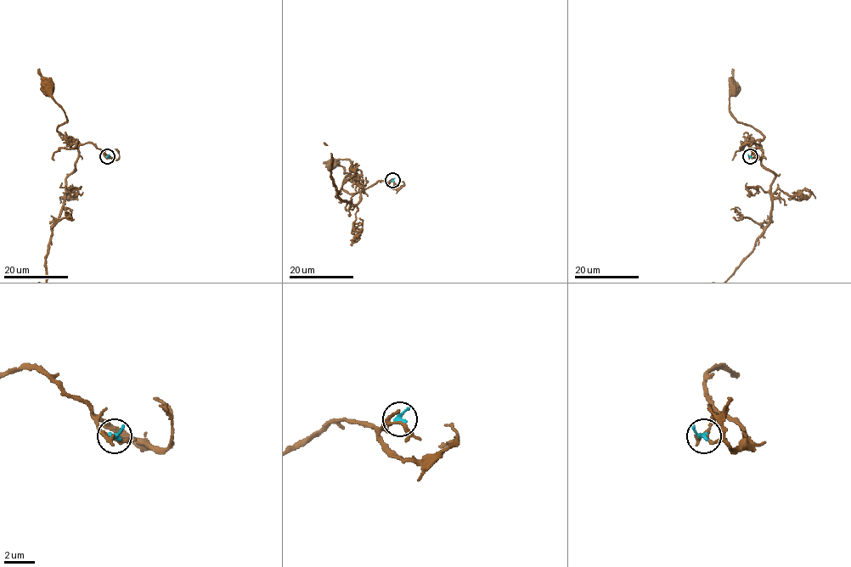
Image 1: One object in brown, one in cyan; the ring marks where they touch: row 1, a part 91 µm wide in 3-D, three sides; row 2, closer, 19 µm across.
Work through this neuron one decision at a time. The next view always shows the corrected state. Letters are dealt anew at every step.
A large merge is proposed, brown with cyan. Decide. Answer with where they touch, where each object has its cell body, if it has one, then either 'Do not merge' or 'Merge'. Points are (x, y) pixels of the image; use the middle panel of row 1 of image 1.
Place: (392, 180). Soma of brown: (333, 164). Soma of cyan: none. Merge

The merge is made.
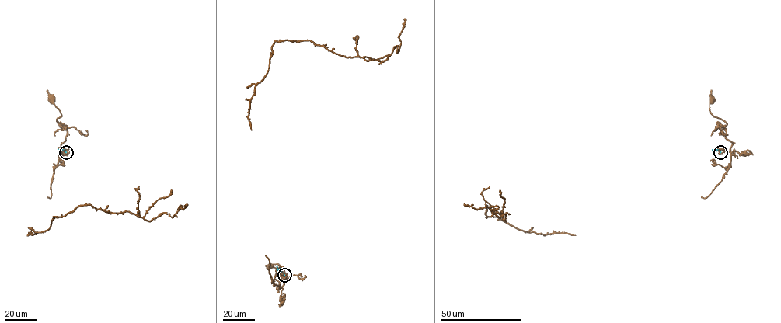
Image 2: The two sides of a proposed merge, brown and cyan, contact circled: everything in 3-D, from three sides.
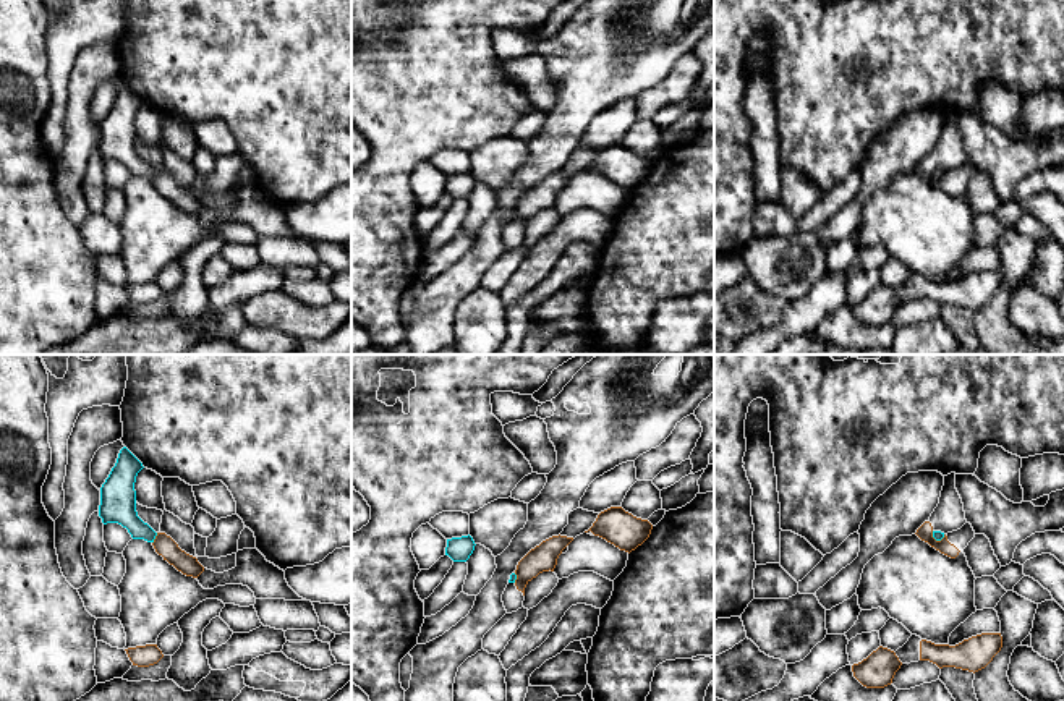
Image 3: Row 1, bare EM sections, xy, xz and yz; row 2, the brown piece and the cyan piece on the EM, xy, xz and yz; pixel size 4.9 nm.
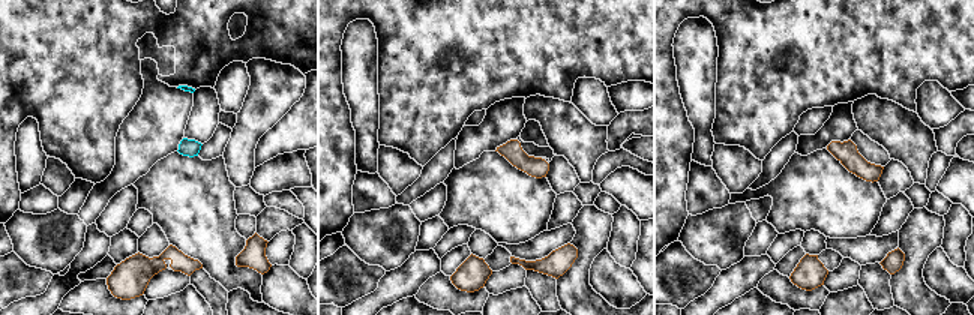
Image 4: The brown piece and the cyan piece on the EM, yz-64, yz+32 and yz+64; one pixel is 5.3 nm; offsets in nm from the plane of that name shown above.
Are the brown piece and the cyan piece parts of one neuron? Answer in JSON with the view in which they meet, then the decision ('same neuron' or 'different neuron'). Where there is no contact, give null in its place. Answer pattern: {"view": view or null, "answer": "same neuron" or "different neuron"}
{"view": "xy", "answer": "same neuron"}

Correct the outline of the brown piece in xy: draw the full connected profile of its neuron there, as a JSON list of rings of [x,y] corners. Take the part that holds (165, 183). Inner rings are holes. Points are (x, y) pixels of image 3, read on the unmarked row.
[[[123,84],[109,115],[100,125],[99,154],[102,160],[118,160],[133,176],[151,180],[159,193],[186,214],[198,215],[204,204],[165,170],[155,170],[136,149],[134,120],[143,100]]]

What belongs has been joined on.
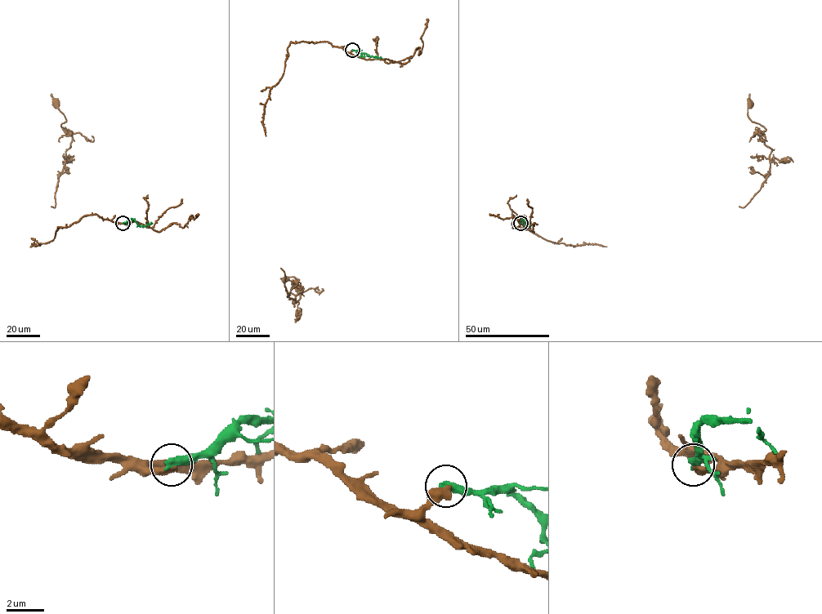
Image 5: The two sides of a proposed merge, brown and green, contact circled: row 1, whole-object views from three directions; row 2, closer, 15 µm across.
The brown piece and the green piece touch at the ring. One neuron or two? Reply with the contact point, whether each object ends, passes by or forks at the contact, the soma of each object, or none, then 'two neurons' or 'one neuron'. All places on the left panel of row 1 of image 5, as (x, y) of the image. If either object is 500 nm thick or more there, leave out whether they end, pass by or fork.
at (122, 223); brown ends there; green ends there; cell body of brown at (55, 104); no cell body on green; two neurons

